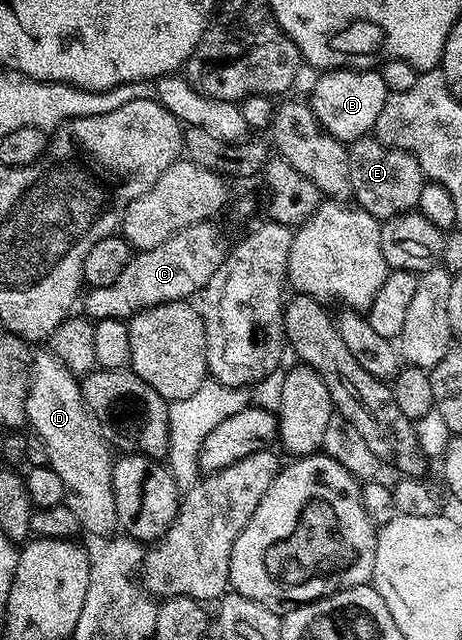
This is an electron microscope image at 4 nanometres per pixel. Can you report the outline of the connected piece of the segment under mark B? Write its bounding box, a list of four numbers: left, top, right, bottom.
[307,69,391,144]

